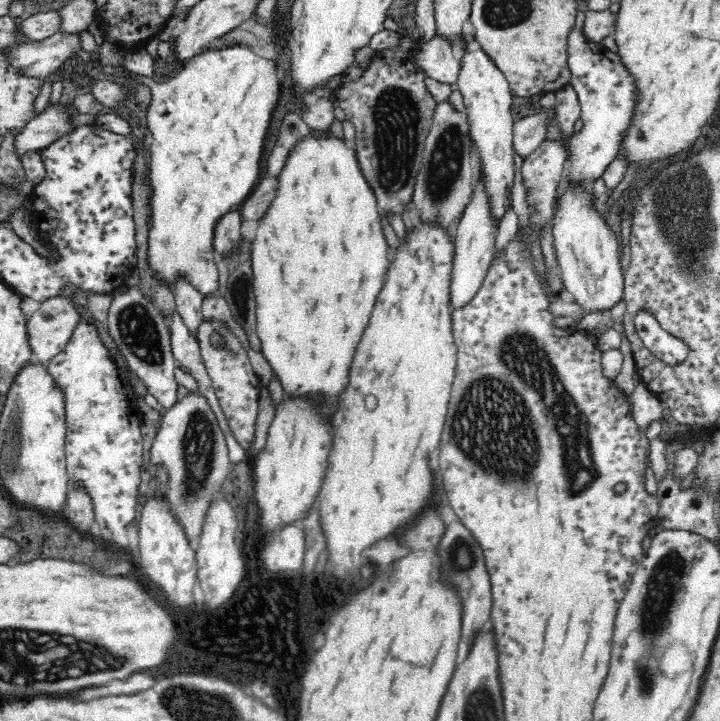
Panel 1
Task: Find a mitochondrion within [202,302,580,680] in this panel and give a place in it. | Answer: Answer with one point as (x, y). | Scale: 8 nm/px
(461, 554)

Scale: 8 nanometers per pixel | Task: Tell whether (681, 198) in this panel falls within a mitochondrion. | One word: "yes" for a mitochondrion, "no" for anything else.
yes

